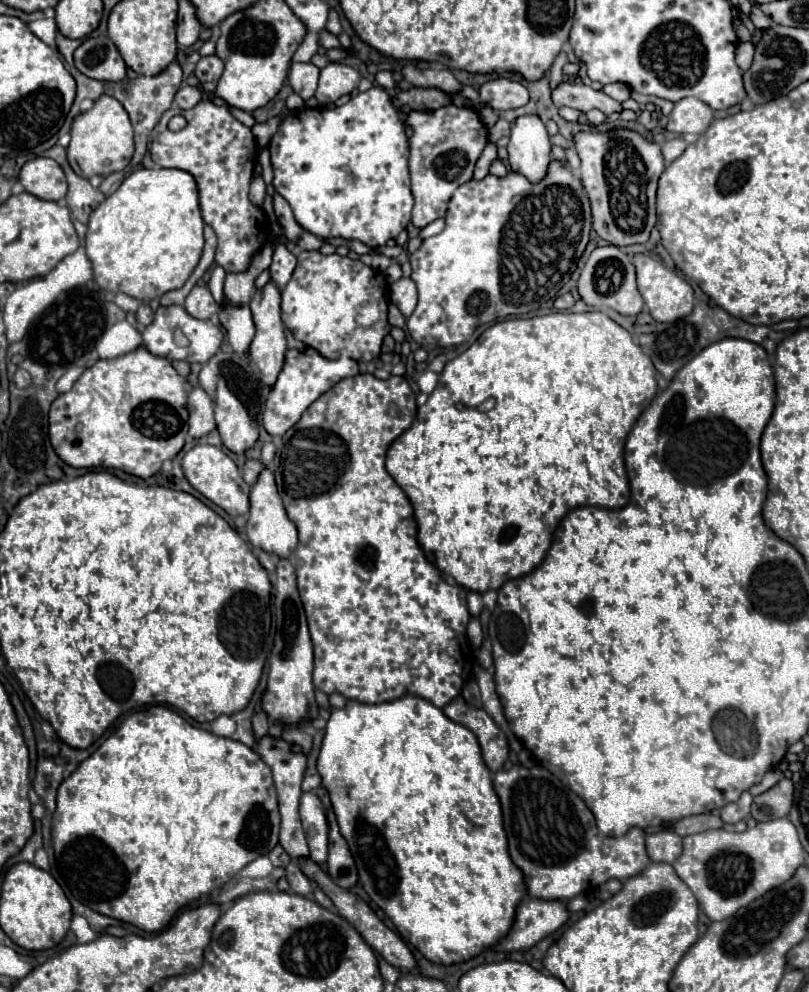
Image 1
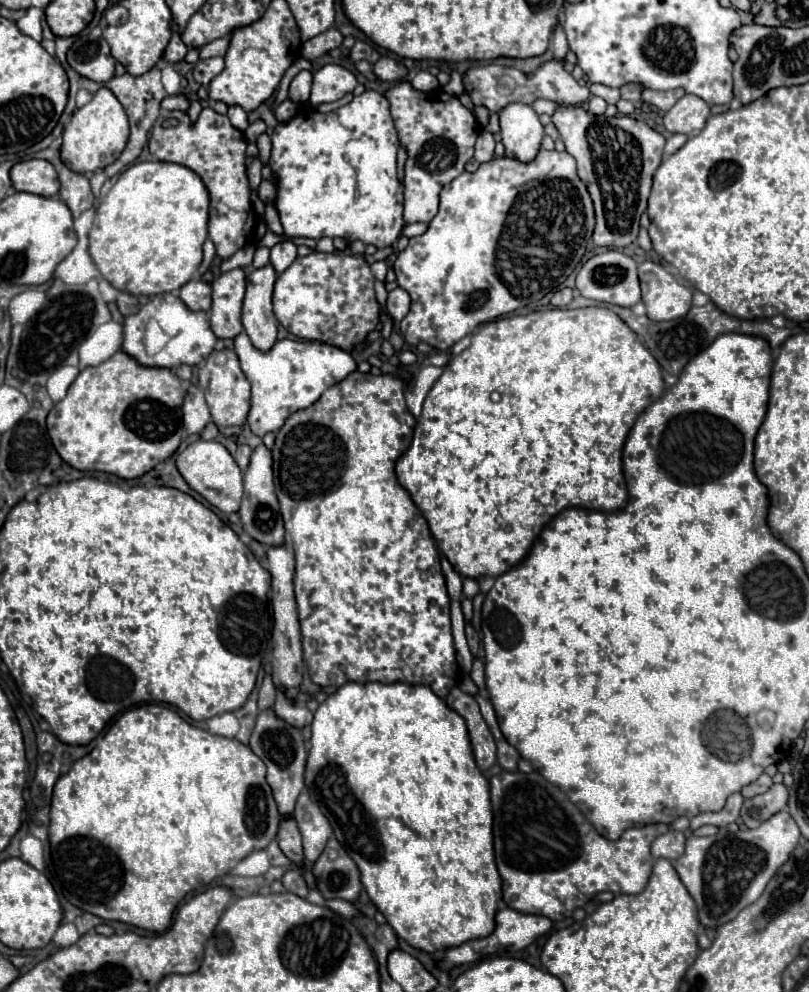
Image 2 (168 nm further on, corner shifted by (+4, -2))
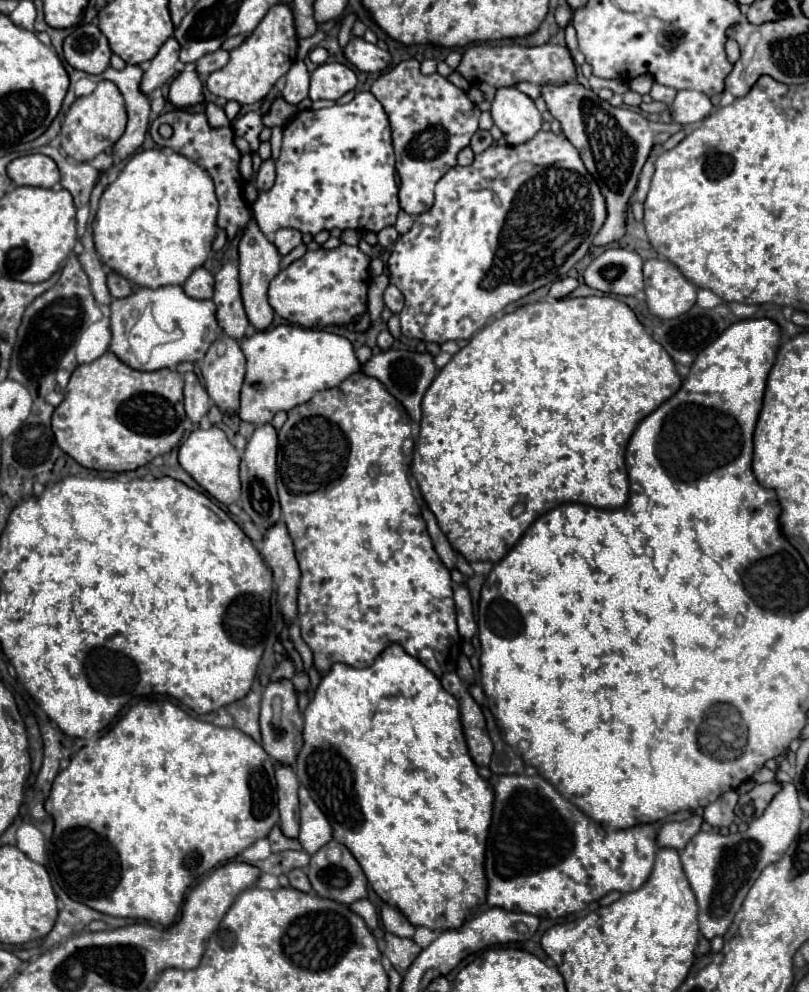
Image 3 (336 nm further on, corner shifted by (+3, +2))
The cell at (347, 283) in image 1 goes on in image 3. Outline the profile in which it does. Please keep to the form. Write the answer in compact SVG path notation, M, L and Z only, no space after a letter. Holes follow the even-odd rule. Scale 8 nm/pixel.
M341 243L335 249L307 251L301 259L279 271L269 283L269 303L277 315L293 325L323 329L329 325L347 325L355 315L367 311L367 281L369 257L359 247Z

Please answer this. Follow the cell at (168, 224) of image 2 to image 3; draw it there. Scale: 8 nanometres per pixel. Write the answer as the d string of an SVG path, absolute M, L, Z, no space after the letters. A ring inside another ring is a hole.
M147 149L135 153L125 163L119 177L103 191L93 221L95 249L103 263L131 283L149 289L163 285L183 285L187 277L207 261L215 235L217 197L213 179L195 161L167 149Z

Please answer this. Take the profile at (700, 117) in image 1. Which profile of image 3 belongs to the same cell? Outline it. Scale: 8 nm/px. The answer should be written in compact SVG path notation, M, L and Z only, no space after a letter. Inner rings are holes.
M677 91L675 101L671 103L671 117L673 121L687 125L703 121L711 113L711 101L705 93L699 91Z

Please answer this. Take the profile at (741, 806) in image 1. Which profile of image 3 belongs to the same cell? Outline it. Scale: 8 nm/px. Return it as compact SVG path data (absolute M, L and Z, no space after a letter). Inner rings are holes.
M727 791L723 793L717 801L709 803L705 807L705 813L703 813L703 819L711 825L711 827L729 827L735 819L735 805L737 805L737 791Z

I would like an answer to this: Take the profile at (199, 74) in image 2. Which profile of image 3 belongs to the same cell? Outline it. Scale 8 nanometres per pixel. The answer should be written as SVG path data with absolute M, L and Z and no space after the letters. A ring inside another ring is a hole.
M219 49L219 51L209 53L209 55L205 55L205 57L201 57L201 59L197 61L197 73L199 73L201 77L207 77L207 75L211 75L213 71L225 67L227 61L229 61L229 51Z

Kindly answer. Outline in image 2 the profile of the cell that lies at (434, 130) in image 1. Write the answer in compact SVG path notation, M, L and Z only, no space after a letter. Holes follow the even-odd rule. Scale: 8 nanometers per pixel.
M410 83L394 85L386 91L390 101L392 119L400 143L408 149L406 173L404 173L404 221L432 221L438 213L440 189L464 173L464 165L474 157L474 143L480 133L480 125L472 111L468 111L458 97L444 91L416 91Z

